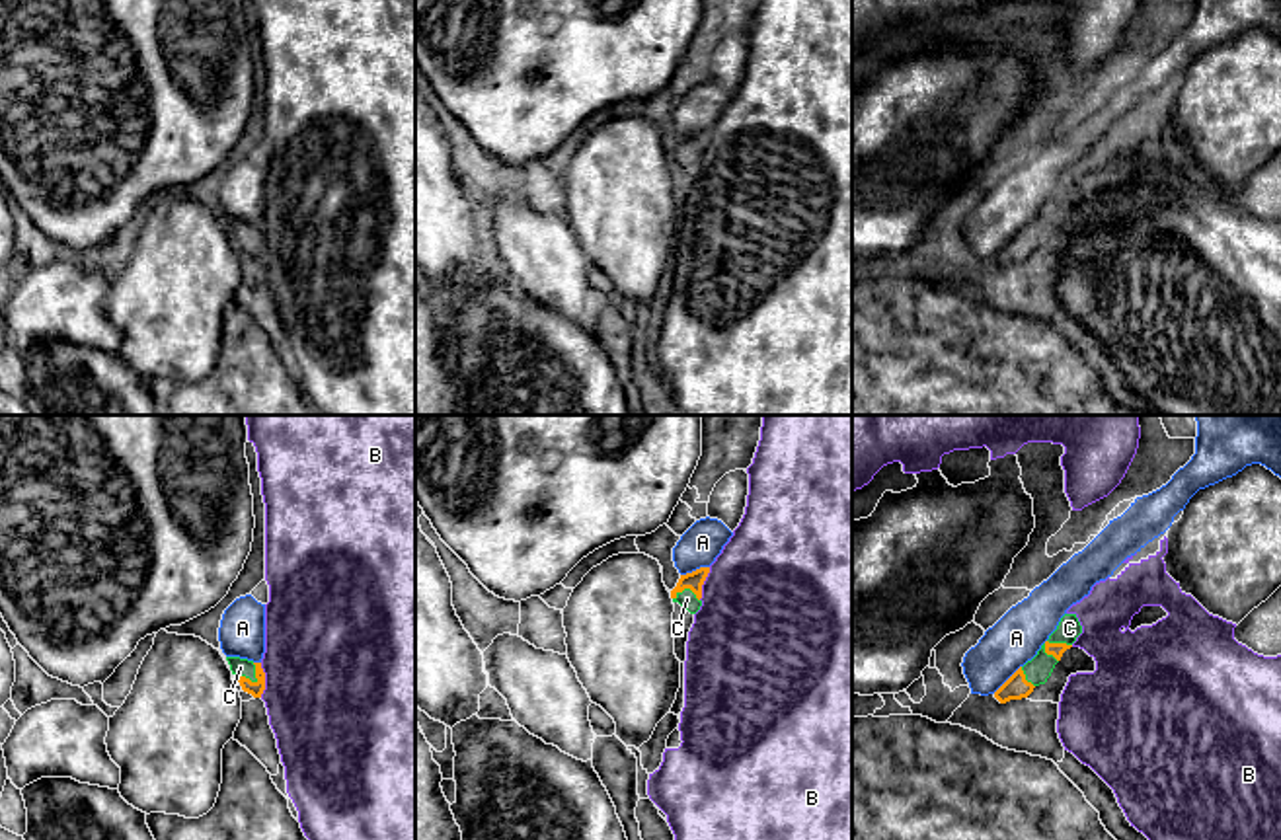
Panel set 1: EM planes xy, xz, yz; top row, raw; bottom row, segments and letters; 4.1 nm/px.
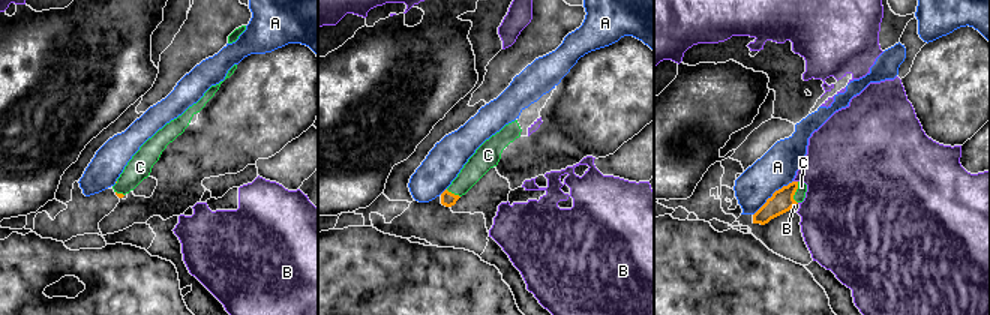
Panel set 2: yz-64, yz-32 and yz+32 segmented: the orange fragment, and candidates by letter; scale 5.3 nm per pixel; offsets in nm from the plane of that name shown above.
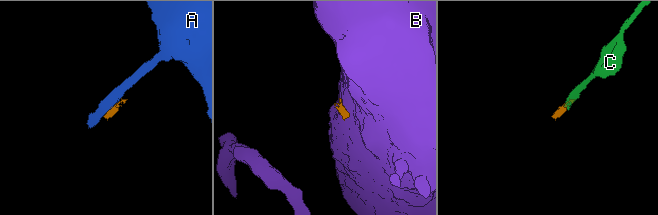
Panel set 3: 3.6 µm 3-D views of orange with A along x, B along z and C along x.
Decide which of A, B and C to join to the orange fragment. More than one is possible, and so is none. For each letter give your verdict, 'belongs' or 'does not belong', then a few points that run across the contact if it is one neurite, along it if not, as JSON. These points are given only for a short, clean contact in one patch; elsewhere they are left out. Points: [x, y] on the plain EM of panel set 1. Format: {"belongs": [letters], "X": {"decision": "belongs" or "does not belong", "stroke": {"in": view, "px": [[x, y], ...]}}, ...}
{"belongs": ["C"], "A": {"decision": "does not belong", "stroke": {"in": "xz", "px": [[708, 129], [681, 139]]}}, "B": {"decision": "does not belong", "stroke": {"in": "xy", "px": [[260, 227], [264, 236], [262, 260]]}}, "C": {"decision": "belongs", "stroke": {"in": "yz", "px": [[1055, 213], [1053, 207], [1069, 191]]}}}

